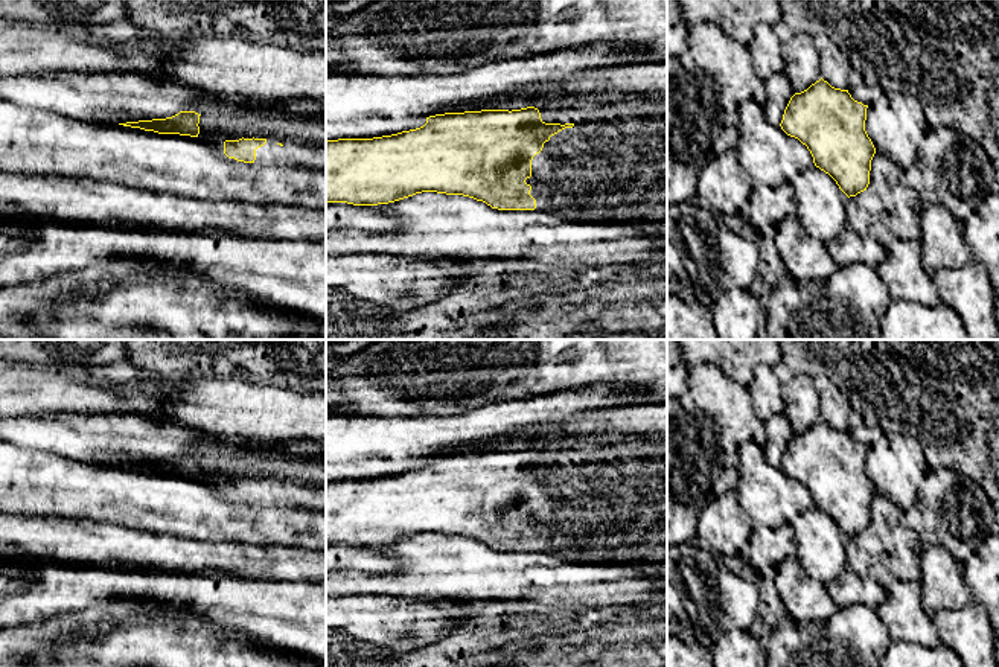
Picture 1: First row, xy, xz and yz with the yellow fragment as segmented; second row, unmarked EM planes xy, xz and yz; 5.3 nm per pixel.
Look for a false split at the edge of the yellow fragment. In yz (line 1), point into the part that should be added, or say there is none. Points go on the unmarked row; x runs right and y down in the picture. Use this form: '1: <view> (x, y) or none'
1: none

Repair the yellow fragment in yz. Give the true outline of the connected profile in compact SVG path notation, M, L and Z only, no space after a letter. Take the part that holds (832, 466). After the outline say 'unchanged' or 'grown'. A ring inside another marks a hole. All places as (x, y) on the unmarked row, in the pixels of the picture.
M821 419L790 439L780 464L787 477L807 487L815 507L828 515L848 539L867 531L870 525L876 489L865 472L867 449L848 431L835 429Z; unchanged

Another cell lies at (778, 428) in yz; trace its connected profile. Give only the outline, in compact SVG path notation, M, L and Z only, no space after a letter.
M784 413L775 414L766 422L768 440L763 446L766 461L780 468L784 451L793 437L792 425Z

